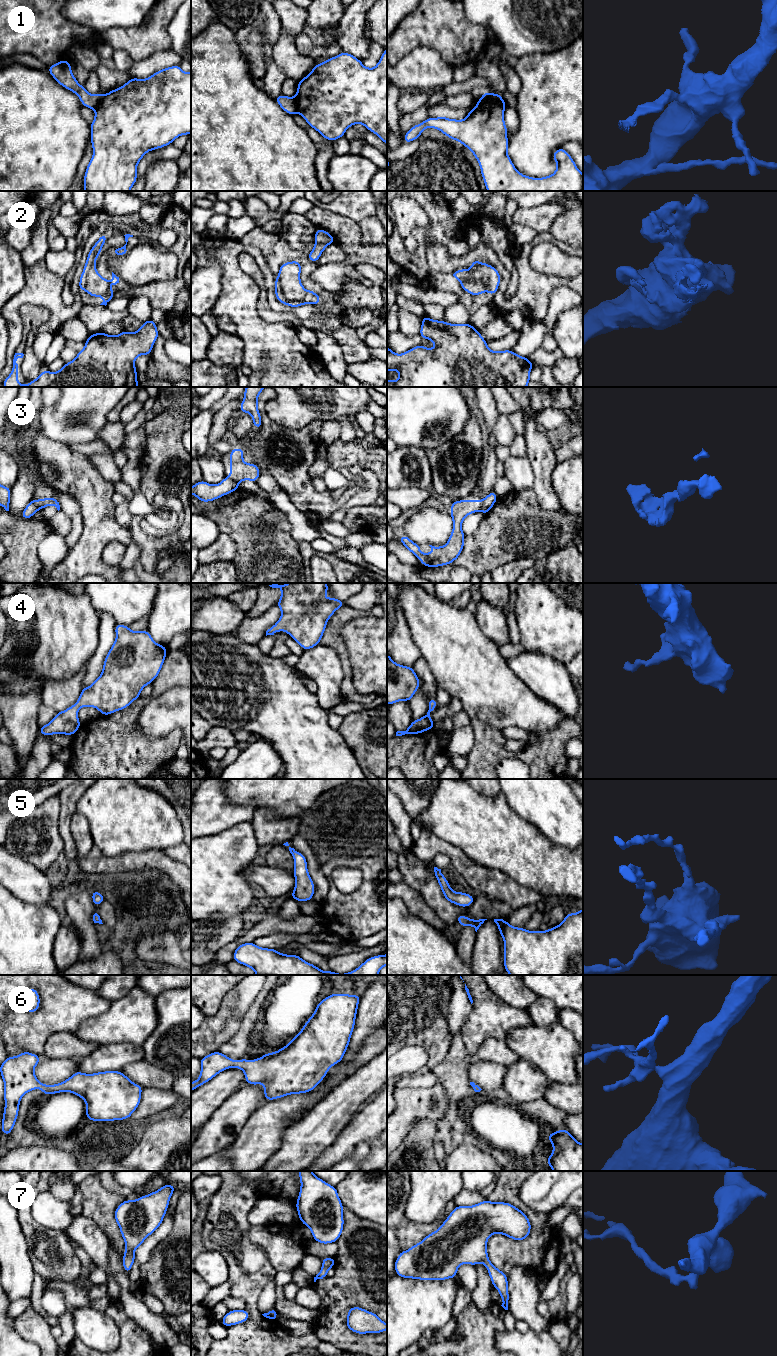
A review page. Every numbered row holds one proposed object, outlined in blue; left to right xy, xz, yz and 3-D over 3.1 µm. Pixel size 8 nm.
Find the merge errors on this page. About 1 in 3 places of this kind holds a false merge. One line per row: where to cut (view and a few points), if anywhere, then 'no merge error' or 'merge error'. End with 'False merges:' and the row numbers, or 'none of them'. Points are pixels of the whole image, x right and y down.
1: cut in yz along (488, 93), (491, 99), (502, 101); merge error
2: cut in xz along (277, 277), (280, 289), (288, 300), (301, 300), (305, 296); merge error
3: cut in xz along (226, 477), (238, 483); merge error
4: no cut; no merge error
5: no cut; no merge error
6: no cut; no merge error
7: no cut; no merge error
False merges: 1, 2, 3

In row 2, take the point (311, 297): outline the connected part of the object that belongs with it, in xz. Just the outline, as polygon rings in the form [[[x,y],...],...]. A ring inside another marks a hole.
[[[278,277],[275,279],[274,286],[275,297],[280,303],[283,303],[289,307],[300,307],[304,304],[313,304],[319,306],[320,295],[316,294],[312,290],[306,291],[306,295],[301,301],[288,301],[281,290],[281,284]]]

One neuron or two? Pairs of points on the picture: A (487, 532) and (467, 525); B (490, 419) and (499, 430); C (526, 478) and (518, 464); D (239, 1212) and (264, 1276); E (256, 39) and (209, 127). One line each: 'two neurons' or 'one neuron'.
A: two neurons
B: two neurons
C: one neuron
D: one neuron
E: two neurons

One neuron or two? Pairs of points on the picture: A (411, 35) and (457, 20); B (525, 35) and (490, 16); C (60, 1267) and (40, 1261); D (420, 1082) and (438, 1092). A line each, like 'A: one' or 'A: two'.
A: one
B: one
C: one
D: two

